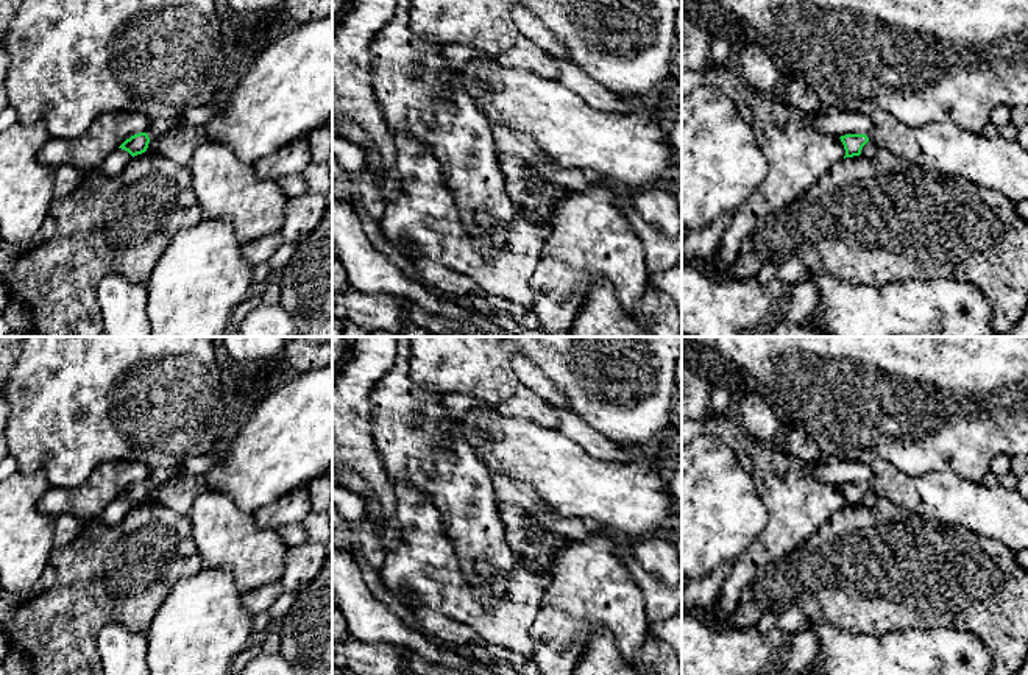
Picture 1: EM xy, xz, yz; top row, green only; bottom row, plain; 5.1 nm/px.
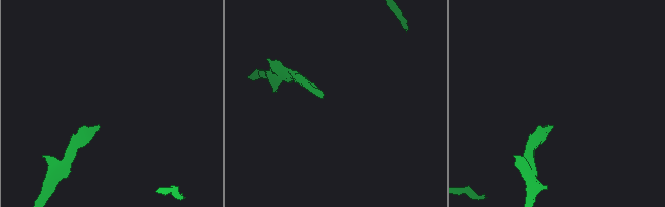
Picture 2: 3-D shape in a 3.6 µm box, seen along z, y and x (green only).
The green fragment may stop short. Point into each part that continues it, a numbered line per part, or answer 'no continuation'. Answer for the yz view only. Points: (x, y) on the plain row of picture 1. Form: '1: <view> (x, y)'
no continuation

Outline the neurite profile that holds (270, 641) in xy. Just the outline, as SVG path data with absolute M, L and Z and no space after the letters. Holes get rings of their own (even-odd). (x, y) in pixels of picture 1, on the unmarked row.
M271 625L261 638L261 648L264 655L281 653L281 633L276 625Z

